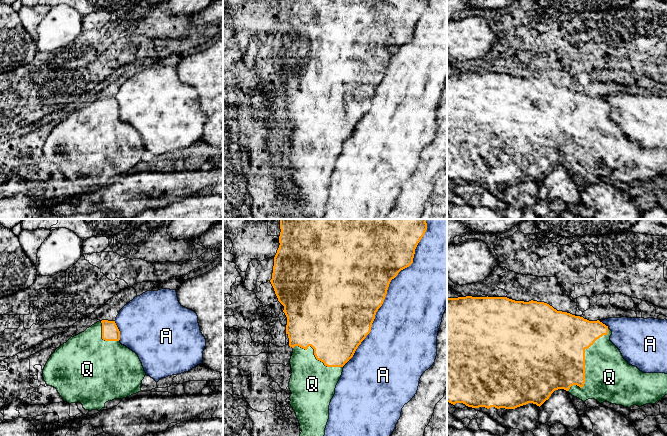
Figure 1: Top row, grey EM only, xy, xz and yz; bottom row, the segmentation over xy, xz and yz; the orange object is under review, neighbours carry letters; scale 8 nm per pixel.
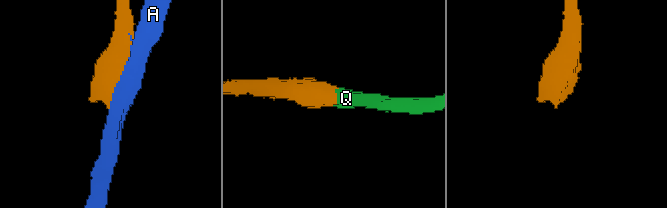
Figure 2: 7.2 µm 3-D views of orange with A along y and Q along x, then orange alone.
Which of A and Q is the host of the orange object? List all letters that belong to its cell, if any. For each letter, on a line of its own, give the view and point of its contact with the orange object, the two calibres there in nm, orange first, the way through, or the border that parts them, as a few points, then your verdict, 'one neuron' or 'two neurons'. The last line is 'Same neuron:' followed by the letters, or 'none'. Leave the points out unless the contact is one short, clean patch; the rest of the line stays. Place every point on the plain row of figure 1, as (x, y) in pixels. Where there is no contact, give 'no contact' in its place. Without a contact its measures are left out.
A: contact xz (387, 65); calibres 500 and 480 nm; two neurons
Q: contact yz (584, 138); calibres 500 and 380 nm; one neuron
Same neuron: Q

